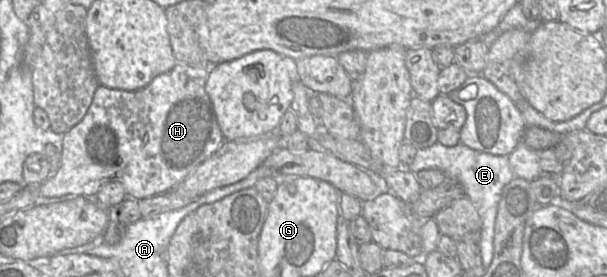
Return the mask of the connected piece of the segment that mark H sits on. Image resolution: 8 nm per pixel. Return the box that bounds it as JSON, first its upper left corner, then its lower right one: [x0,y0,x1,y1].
[26,62,225,200]

